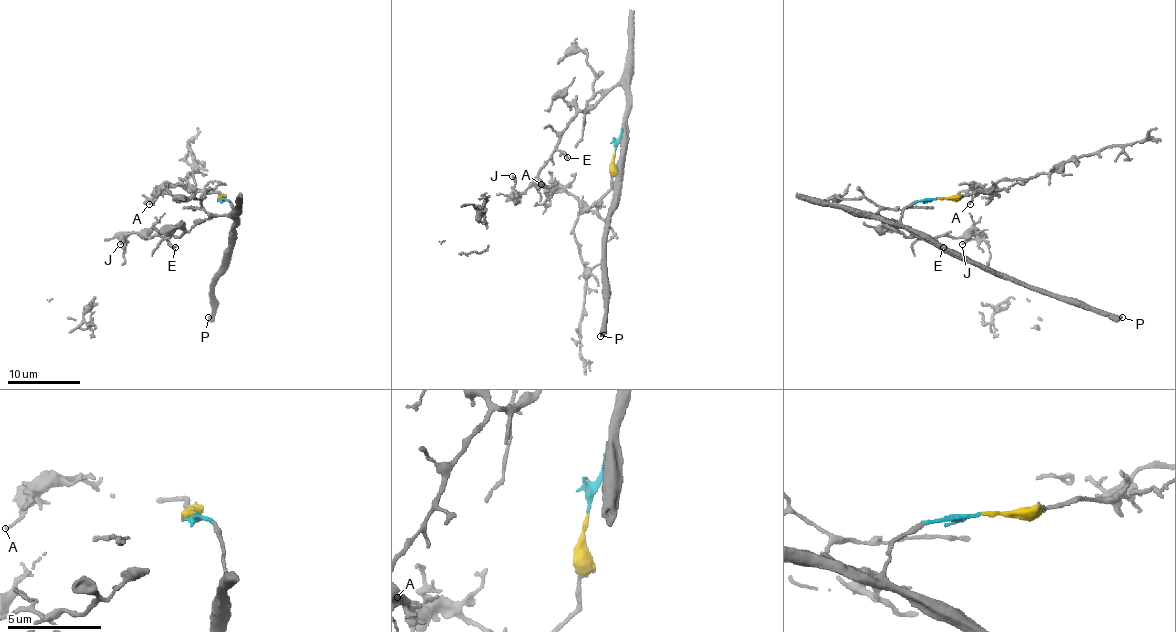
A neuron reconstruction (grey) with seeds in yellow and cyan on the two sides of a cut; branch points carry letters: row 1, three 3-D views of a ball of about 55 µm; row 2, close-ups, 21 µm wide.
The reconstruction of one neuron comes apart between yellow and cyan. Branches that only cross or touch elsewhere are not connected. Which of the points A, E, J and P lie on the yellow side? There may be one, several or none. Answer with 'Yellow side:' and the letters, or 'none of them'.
Yellow side: A

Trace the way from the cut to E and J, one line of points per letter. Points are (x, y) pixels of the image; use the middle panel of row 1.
E: (615, 150), (626, 110), (626, 94), (621, 85), (613, 85), (581, 110), (564, 130), (557, 149), (568, 158)
J: (615, 150), (626, 110), (621, 85), (581, 110), (522, 192), (515, 191), (511, 176)

